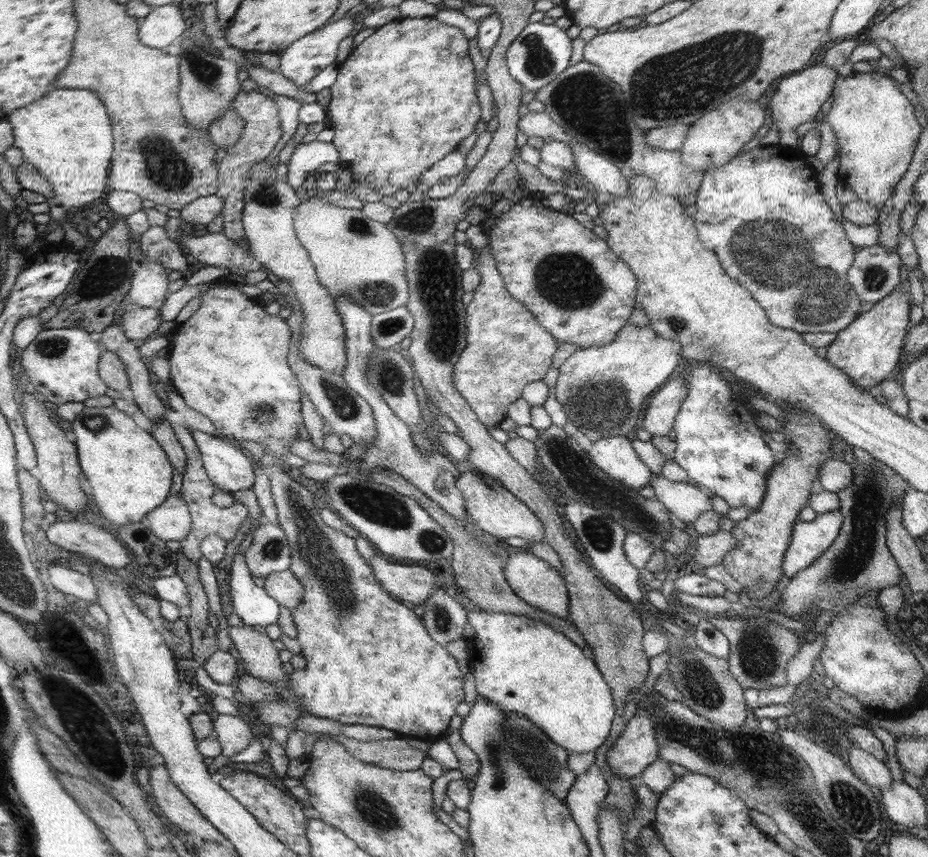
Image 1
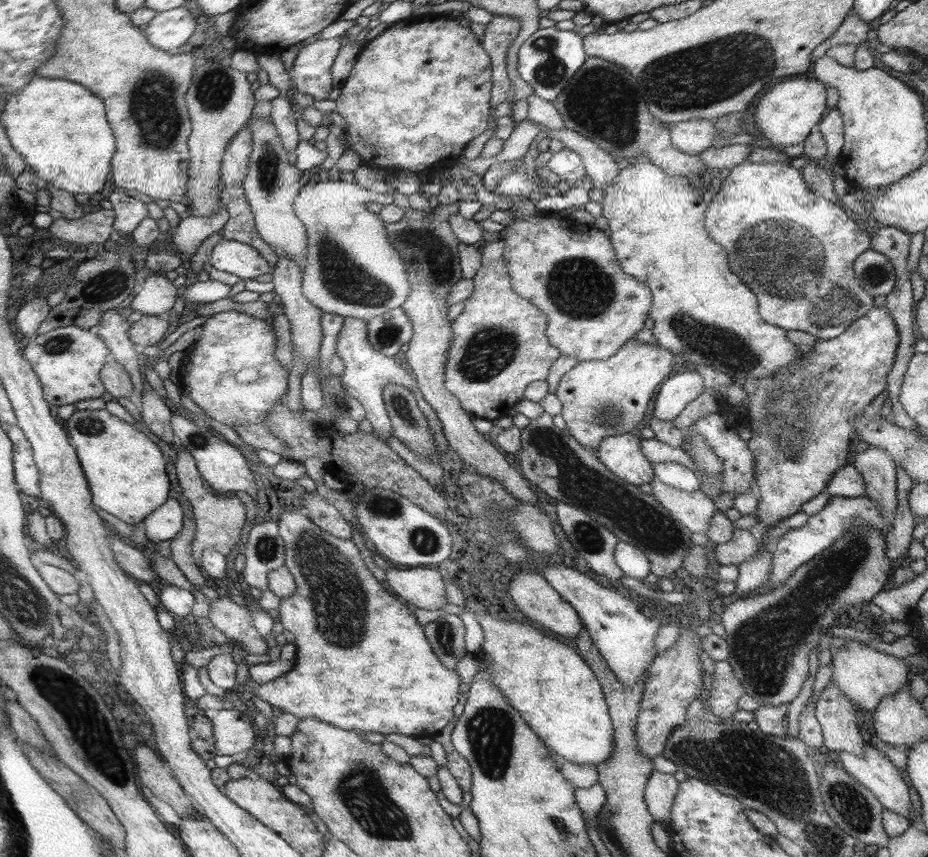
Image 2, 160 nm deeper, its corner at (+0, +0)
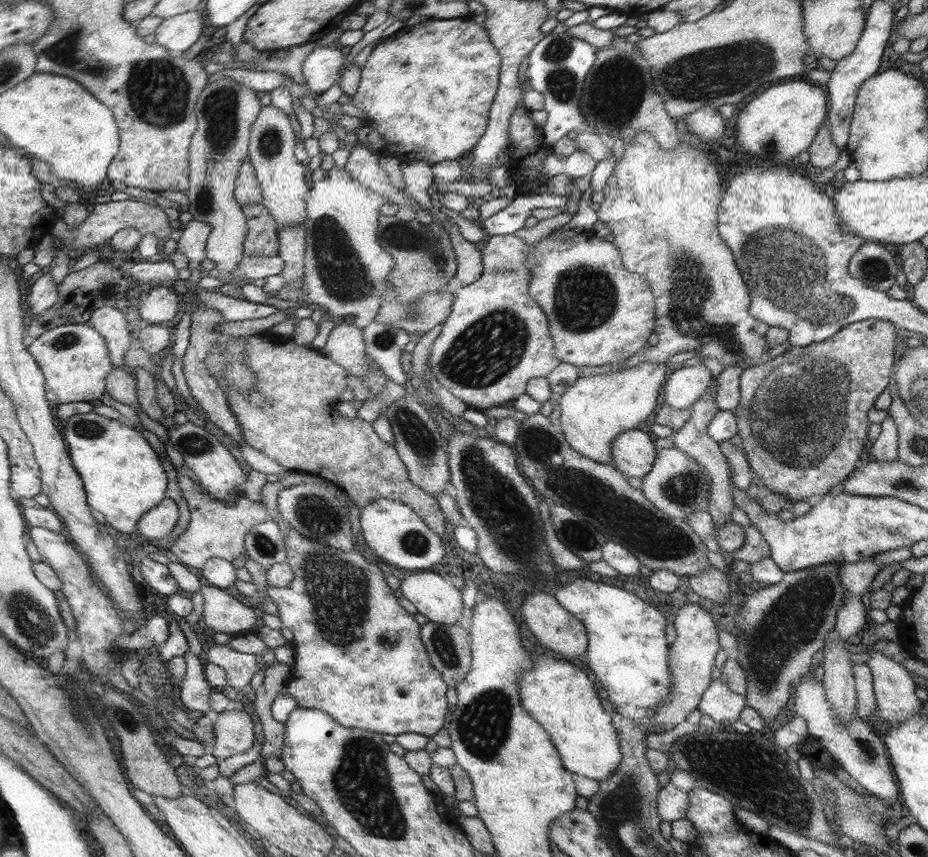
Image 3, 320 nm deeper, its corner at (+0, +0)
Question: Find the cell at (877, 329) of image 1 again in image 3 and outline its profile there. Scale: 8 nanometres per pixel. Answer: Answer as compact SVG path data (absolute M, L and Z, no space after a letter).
M867 319L846 325L827 341L792 347L773 359L742 369L739 403L732 411L738 432L736 439L750 469L767 491L787 496L790 502L814 500L853 472L867 436L867 412L892 380L895 344L891 322Z

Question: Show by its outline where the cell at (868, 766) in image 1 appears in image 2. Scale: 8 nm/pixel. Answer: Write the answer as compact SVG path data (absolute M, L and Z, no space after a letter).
M830 680L818 694L814 715L822 730L823 746L830 752L863 754L858 713L833 681Z

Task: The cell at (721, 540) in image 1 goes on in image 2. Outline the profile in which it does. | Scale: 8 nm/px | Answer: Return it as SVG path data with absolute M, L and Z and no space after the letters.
M734 529L732 532L732 539L728 540L725 544L715 544L715 547L713 549L713 554L715 558L717 559L717 562L719 565L738 565L742 562L749 561L753 555L755 555L758 552L758 542L749 533L749 531L741 530L741 529Z

